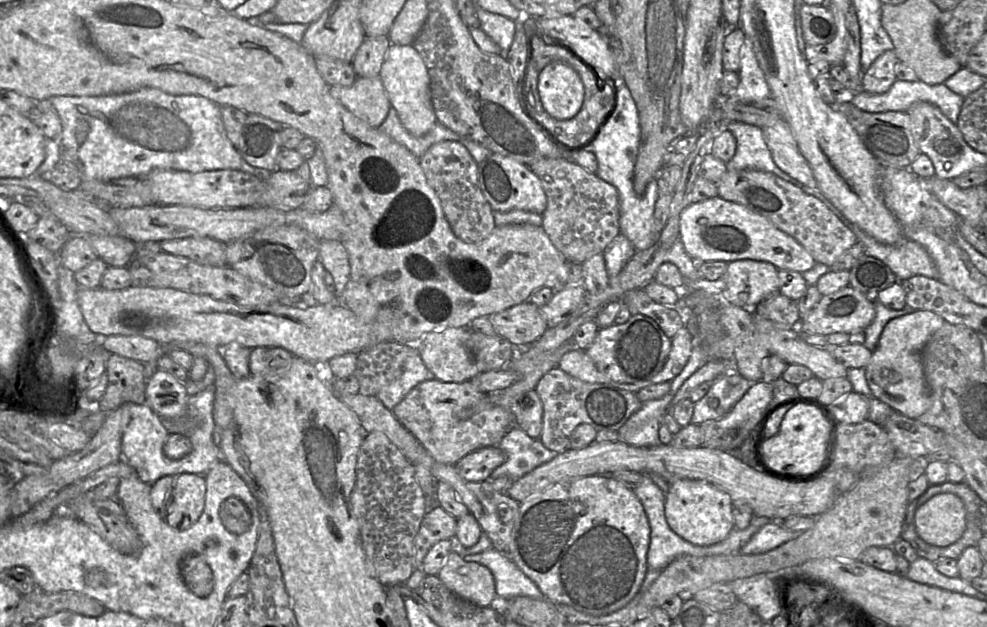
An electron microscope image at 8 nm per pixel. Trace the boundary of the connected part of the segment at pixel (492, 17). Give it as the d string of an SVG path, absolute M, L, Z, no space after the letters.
M477 7L480 28L498 44L502 53L507 53L513 42L516 22L506 16Z

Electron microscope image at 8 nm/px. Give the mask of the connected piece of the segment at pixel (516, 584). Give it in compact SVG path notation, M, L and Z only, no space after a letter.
M482 532L471 554L465 555L466 562L474 562L488 568L495 581L496 595L500 599L527 596L544 599L538 586L528 578L513 560L492 548L489 537Z

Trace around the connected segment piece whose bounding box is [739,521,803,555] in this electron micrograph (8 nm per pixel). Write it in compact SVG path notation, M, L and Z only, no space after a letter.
M770 521L751 537L739 553L744 555L765 553L797 538L801 533L803 532L787 529L782 521Z

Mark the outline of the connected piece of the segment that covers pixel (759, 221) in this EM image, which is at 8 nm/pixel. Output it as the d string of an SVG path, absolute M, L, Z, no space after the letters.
M716 196L691 203L680 217L680 240L687 253L697 262L752 259L770 262L777 269L803 273L816 261L795 238L779 229L765 216L746 206Z

